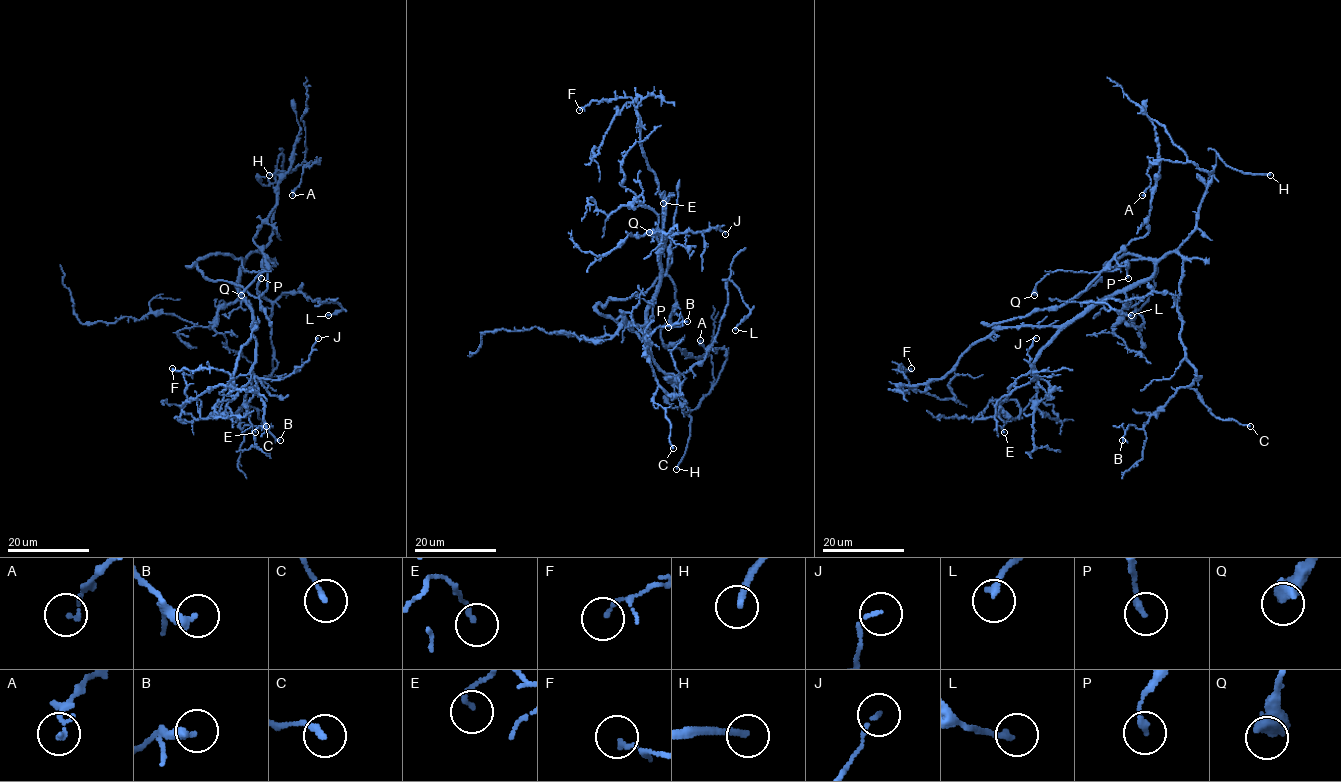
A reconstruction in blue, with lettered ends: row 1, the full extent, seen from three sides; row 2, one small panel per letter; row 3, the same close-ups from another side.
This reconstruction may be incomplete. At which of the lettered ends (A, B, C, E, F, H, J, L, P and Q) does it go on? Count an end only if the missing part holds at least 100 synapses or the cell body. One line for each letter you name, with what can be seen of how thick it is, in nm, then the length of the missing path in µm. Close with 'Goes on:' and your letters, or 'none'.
Goes on: none

